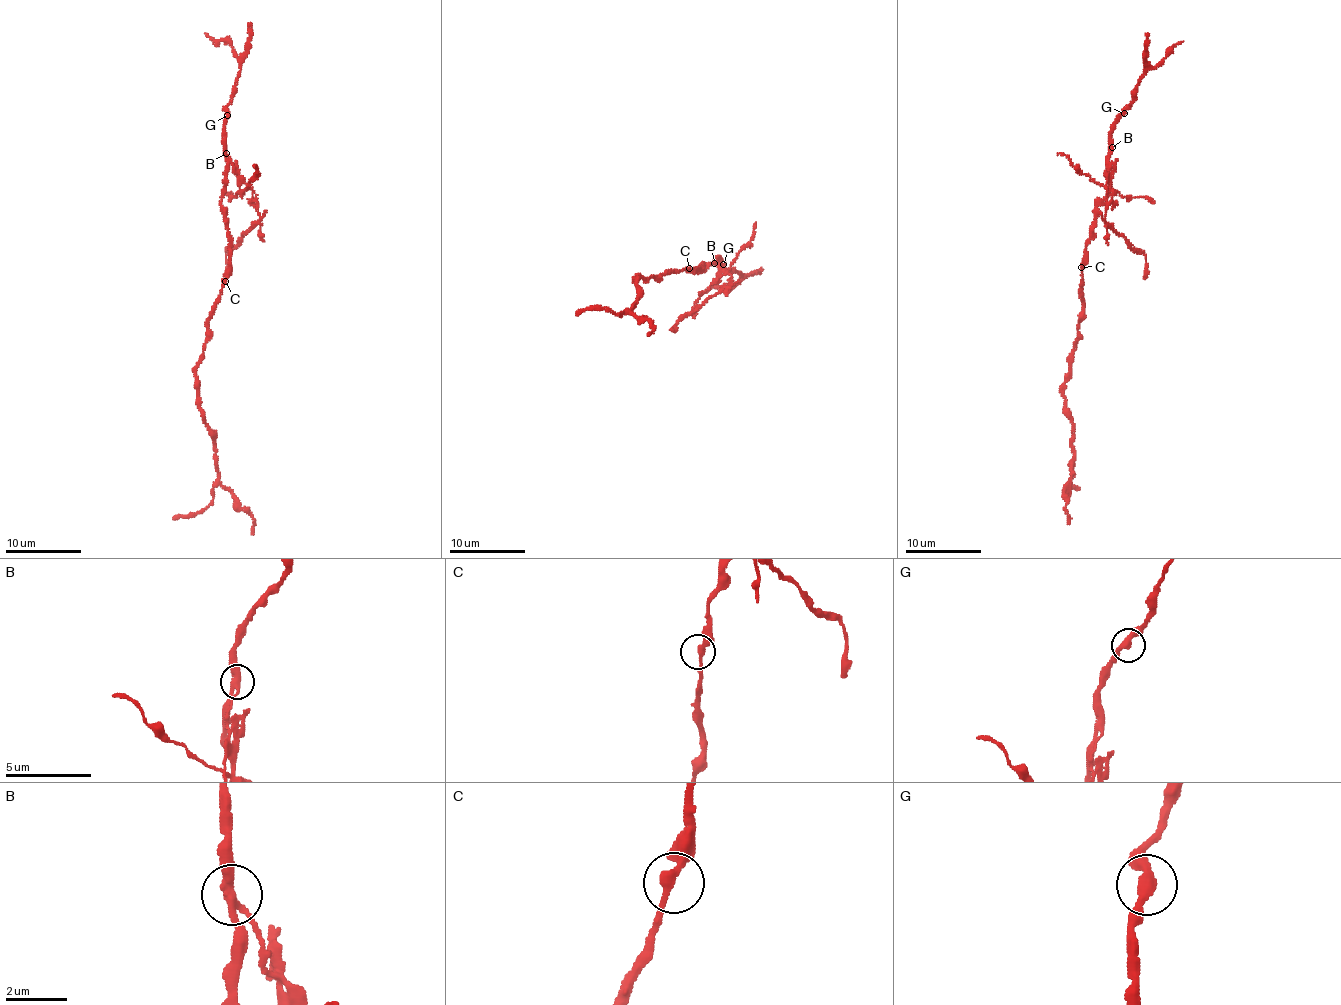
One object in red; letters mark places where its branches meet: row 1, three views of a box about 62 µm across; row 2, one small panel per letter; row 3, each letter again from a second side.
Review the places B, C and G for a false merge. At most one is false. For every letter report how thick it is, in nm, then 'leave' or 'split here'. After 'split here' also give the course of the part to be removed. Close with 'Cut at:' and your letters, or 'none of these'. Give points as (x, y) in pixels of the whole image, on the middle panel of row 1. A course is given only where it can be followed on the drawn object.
B: 340 nm thick; split here; foreign part runs (715, 263), (730, 277), (730, 286), (671, 328)
C: 320 nm thick; leave
G: 360 nm thick; leave
Cut at: B

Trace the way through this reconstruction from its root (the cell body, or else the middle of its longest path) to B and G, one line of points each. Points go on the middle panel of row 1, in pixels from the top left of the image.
B: (687, 270), (694, 270), (698, 266), (699, 269), (703, 264), (698, 269), (701, 272), (710, 262), (715, 263)
G: (687, 270), (694, 270), (698, 266), (699, 269), (703, 264), (698, 269), (701, 272), (720, 257), (723, 264)

